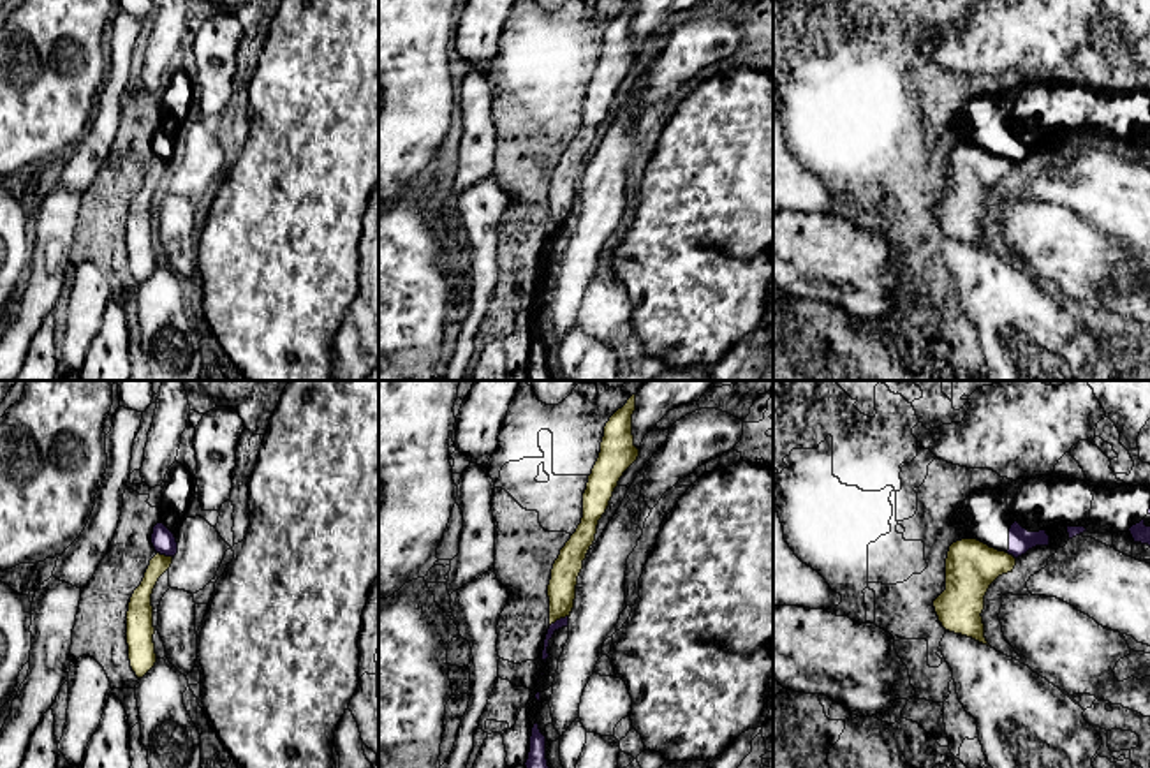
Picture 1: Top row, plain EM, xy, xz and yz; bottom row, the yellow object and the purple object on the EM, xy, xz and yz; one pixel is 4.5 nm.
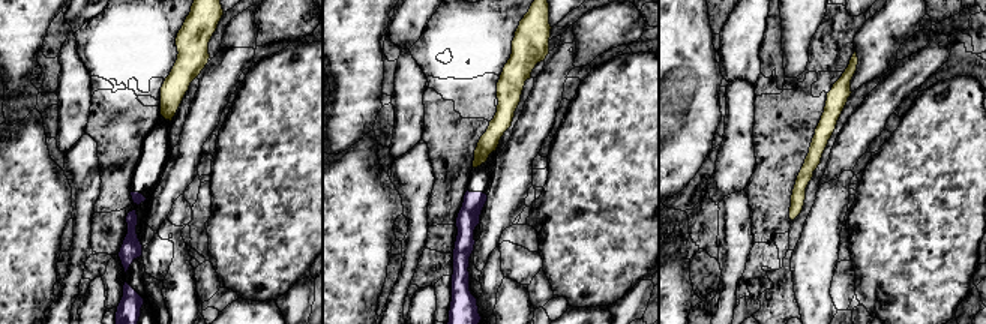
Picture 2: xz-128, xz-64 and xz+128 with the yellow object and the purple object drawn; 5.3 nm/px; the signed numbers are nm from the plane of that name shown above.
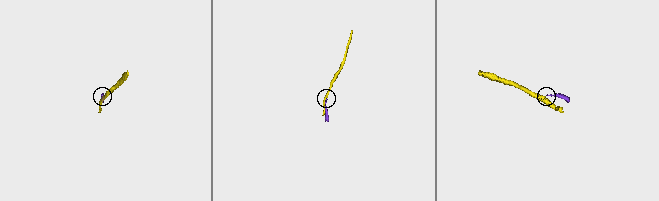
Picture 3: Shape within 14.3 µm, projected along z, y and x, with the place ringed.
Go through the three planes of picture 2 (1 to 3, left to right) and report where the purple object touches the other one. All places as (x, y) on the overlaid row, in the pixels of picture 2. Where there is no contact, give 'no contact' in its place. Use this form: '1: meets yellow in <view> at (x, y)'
1: no contact
2: no contact
3: no contact

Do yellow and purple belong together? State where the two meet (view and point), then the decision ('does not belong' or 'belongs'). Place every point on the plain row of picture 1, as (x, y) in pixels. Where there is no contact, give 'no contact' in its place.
contact xz (559, 224); does not belong

